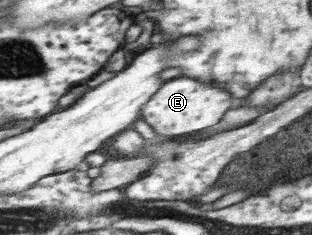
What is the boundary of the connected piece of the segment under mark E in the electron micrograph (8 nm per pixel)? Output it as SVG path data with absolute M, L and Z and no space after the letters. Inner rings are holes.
M174 78L164 81L164 86L148 99L140 118L161 138L192 134L216 124L220 116L230 108L230 98L231 96L220 90L216 84L208 82L200 84L200 80L192 80L192 78Z

